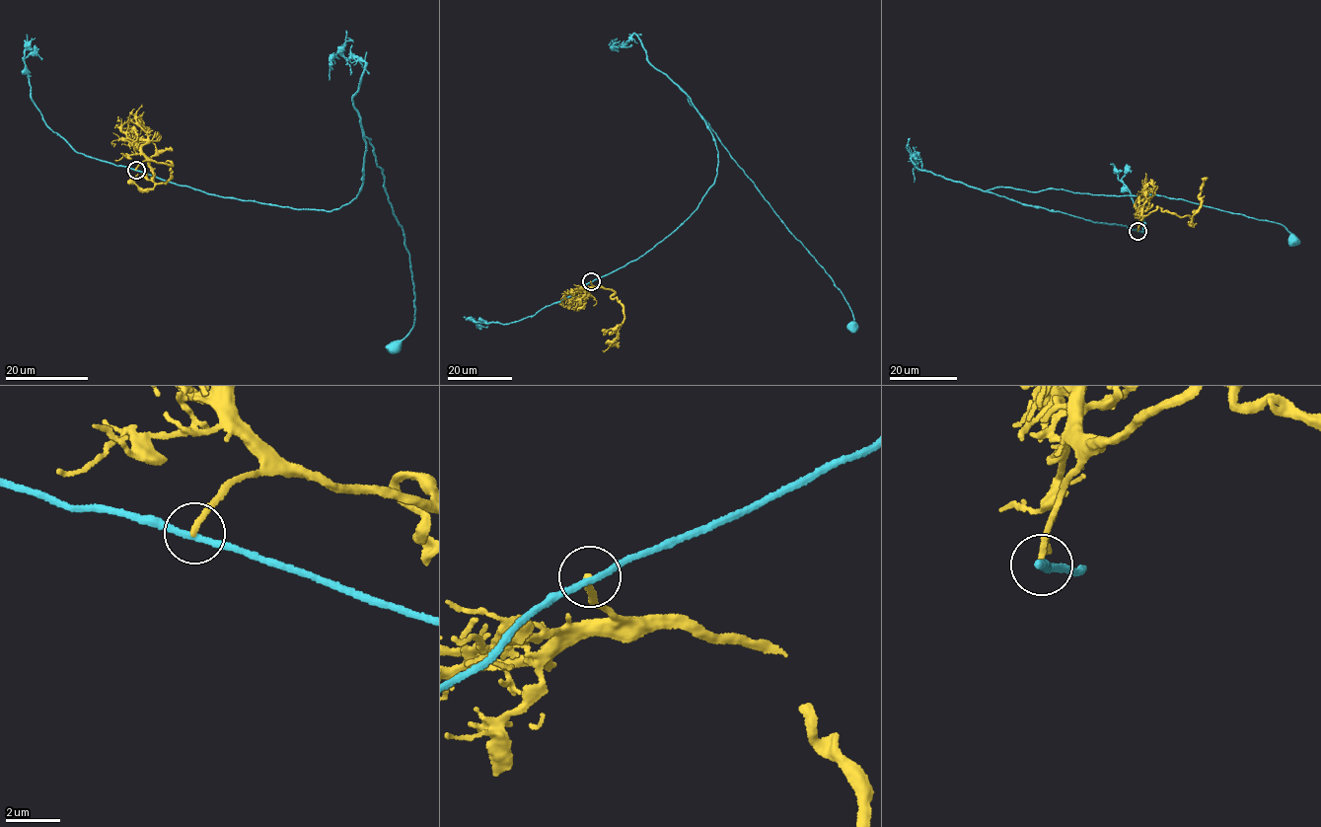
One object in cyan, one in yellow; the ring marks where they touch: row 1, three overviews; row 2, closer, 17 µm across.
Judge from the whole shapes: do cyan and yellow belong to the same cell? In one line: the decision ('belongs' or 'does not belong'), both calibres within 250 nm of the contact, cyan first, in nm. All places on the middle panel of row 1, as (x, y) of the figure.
does not belong; 220 nm thick on the cyan side, 220 nm on the other

